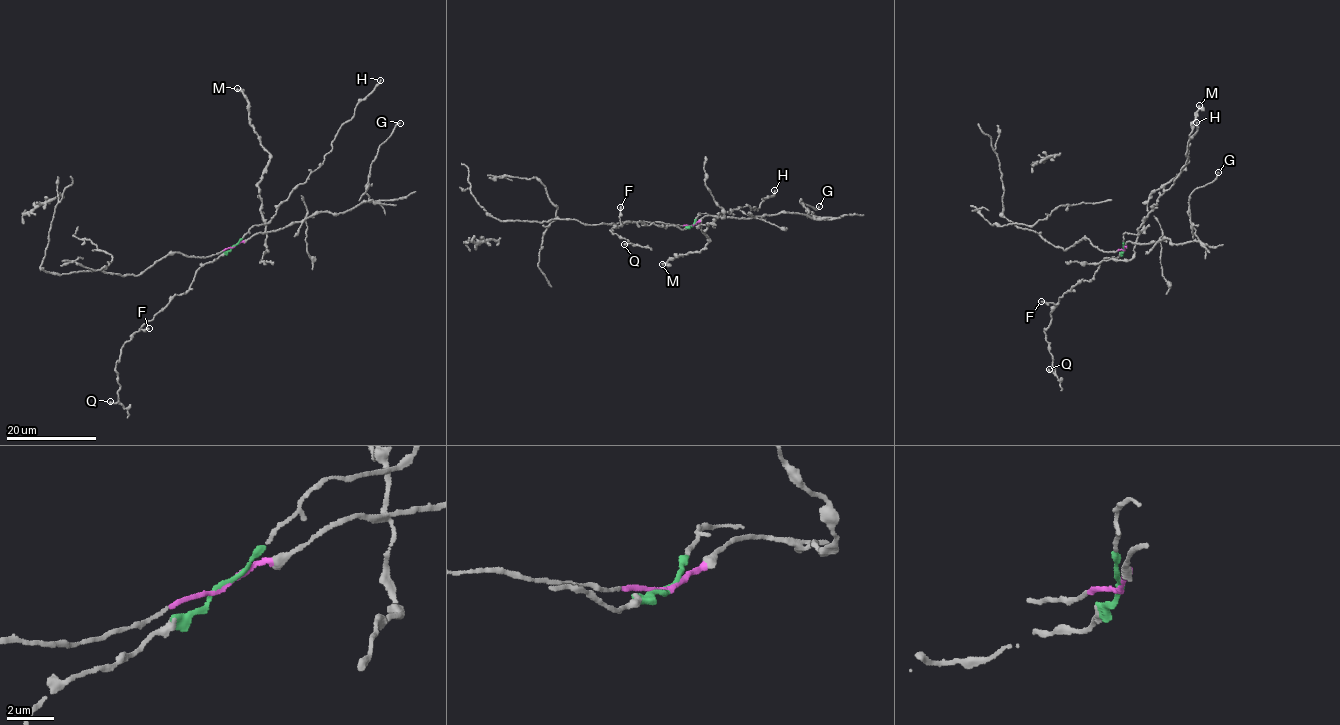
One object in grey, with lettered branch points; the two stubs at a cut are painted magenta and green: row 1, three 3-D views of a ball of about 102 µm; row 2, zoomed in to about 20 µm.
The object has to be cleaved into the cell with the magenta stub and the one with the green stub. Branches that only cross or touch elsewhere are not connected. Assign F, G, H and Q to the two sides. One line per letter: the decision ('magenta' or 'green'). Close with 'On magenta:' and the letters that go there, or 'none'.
F: green
G: magenta
H: green
Q: green
On magenta: G

